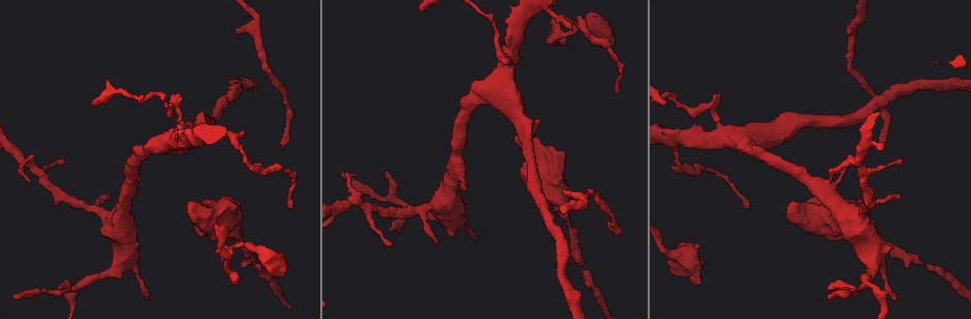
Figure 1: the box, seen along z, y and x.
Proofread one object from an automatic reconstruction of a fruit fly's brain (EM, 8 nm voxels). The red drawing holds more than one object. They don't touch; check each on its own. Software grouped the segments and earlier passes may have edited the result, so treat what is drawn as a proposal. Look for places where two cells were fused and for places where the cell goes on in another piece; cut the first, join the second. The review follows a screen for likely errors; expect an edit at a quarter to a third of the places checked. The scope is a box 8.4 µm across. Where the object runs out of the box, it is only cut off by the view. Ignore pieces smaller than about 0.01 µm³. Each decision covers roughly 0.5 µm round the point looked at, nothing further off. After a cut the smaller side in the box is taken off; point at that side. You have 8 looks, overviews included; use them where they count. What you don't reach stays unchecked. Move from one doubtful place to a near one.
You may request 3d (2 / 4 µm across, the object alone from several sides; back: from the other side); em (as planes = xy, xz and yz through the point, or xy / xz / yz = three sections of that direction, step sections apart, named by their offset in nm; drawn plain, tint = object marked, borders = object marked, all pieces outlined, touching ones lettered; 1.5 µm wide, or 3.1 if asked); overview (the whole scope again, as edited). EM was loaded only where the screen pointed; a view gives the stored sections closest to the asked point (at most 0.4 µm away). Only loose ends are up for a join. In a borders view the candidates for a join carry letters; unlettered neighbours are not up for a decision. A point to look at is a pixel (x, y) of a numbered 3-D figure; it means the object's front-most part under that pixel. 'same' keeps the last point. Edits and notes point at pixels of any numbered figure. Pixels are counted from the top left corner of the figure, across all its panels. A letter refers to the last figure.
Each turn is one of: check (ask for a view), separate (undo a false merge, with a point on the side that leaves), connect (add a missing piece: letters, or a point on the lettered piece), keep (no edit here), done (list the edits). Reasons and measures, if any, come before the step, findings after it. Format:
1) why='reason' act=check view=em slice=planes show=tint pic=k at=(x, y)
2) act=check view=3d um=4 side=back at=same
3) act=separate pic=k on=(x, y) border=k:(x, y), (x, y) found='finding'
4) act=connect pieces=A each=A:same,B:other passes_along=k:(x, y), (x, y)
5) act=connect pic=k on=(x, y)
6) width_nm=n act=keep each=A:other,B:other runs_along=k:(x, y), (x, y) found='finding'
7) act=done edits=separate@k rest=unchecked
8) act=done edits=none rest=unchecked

why='tapers out' act=check view=3d um=4 pic=1 at=(898, 162)

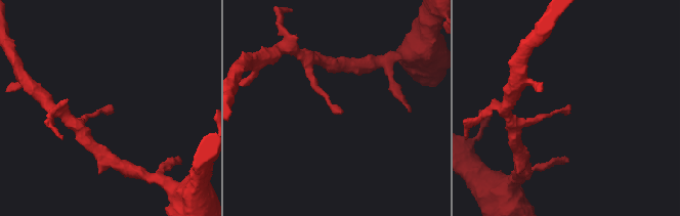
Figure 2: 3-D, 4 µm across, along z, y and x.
act=check view=em slice=yz step=8 show=borders pic=2 at=(568, 109)

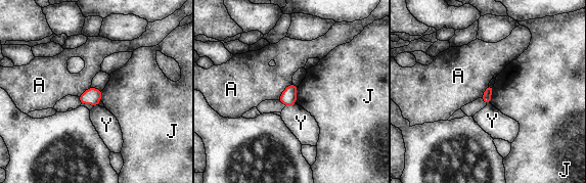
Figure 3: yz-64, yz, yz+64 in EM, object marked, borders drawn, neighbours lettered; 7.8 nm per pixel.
why='cut it another way' act=check view=em slice=xy step=8 show=borders at=same

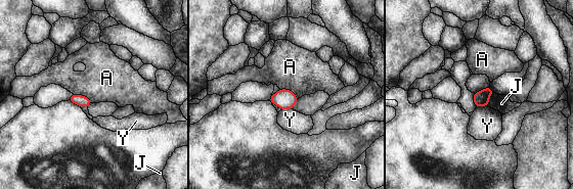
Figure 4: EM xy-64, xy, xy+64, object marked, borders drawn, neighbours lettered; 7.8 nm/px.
act=keep each=A:other,J:other,Y:other found='none of them fits'

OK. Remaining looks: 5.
why='two arms at a narrow angle' act=check view=3d um=2 pic=1 at=(866, 284)

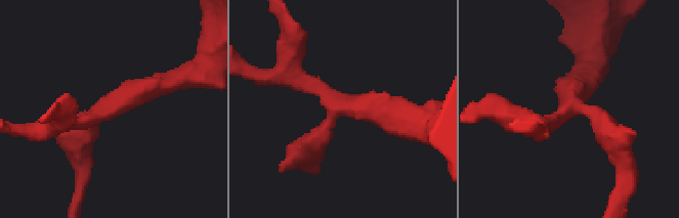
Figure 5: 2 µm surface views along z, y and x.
arms=4 act=check view=em slice=xy step=4 show=plain pic=5 at=(572, 106)

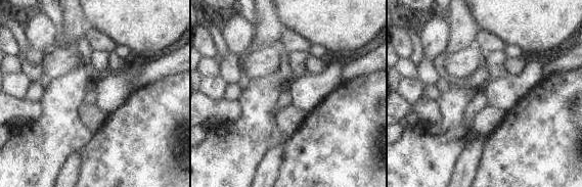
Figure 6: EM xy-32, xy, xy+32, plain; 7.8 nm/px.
why='see the neighbours' act=check view=em slice=xy step=4 show=borders at=same

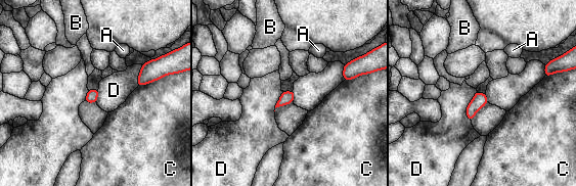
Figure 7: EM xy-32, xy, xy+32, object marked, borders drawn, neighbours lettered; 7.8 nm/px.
act=keep each=A:other,B:other,C:other,D:other found='all the same cell'

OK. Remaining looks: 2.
act=done edits=none rest=unchecked

